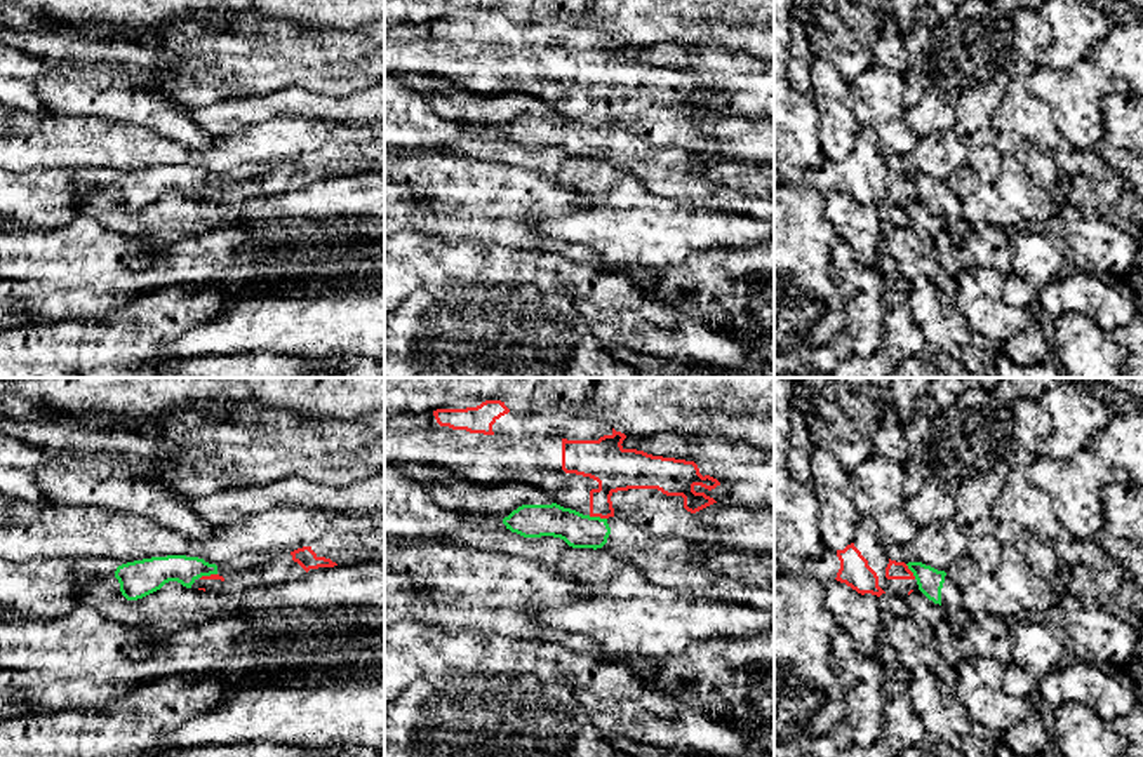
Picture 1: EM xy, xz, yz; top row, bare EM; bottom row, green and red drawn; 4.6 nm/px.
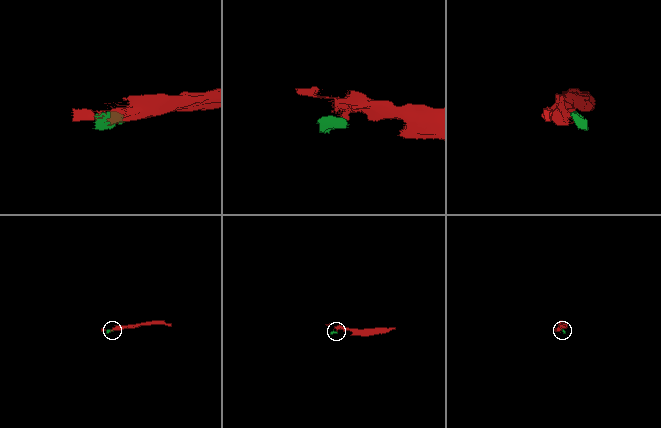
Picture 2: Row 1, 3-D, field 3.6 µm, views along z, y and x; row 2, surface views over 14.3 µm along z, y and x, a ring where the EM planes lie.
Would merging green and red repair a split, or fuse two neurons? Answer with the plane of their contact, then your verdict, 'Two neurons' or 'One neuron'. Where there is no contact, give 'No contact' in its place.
Touches green in xz. Two neurons

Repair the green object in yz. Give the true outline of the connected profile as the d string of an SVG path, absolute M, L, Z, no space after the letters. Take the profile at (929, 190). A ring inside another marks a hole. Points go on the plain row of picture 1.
M908 172L908 179L913 183L919 200L934 214L943 216L946 221L960 221L962 205L959 198L950 191L945 181L938 181L922 172Z

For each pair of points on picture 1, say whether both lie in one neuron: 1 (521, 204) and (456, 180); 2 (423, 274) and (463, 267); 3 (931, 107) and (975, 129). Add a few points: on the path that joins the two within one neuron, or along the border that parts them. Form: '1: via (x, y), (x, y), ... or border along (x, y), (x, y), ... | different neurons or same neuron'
1: via (505, 190), (472, 187) | same neuron
2: via (434, 267), (453, 267) | same neuron
3: border along (926, 89), (950, 107), (954, 126) | different neurons

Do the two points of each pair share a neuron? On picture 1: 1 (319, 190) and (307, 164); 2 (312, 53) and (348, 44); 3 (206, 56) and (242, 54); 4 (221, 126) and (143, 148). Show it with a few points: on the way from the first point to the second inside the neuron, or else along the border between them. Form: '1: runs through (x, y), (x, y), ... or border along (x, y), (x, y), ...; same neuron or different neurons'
1: border along (354, 173), (312, 178), (307, 183); different neurons
2: runs through (320, 51), (329, 44), (340, 44); same neuron
3: border along (211, 44), (218, 58), (218, 75); different neurons
4: border along (254, 126), (214, 138); different neurons

